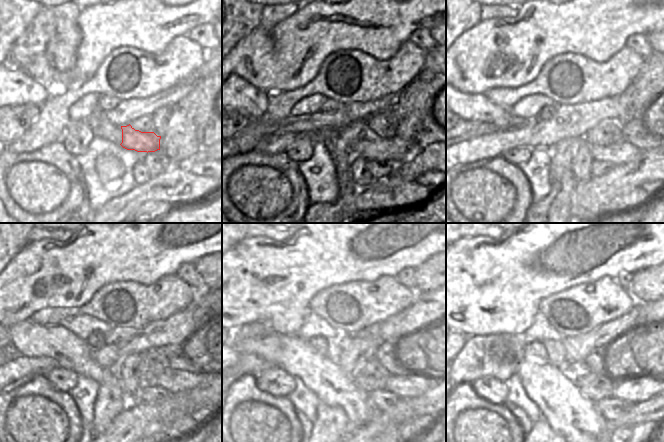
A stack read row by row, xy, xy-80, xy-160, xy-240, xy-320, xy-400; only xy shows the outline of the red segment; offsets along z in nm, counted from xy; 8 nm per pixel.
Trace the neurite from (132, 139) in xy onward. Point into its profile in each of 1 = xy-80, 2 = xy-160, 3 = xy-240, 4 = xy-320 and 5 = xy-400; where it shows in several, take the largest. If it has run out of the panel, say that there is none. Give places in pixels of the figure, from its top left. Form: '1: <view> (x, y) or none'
1: xy-80 (371, 147)
2: xy-160 (622, 152)
3: xy-240 (172, 380)
4: xy-320 (407, 386)
5: xy-400 (636, 388)

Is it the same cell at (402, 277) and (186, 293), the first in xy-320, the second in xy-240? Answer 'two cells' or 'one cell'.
two cells

